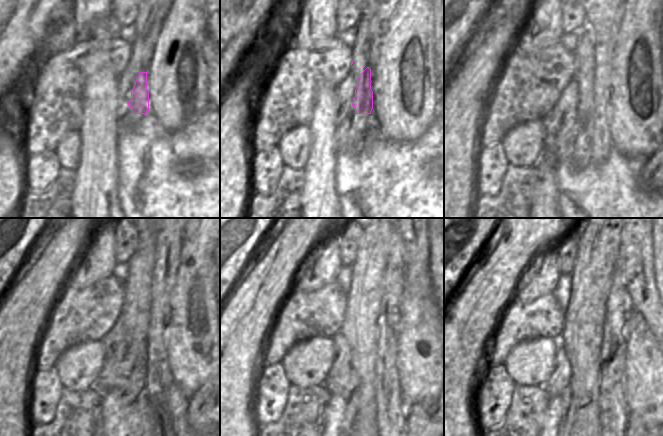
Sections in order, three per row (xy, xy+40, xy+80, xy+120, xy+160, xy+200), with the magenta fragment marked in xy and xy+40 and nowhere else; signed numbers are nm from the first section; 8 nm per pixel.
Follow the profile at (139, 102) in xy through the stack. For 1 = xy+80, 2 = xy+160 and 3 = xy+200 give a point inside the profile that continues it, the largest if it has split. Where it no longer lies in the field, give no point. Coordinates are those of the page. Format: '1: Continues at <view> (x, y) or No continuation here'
1: Continues at xy+80 (583, 76)
2: Continues at xy+160 (357, 309)
3: Continues at xy+200 (580, 309)

